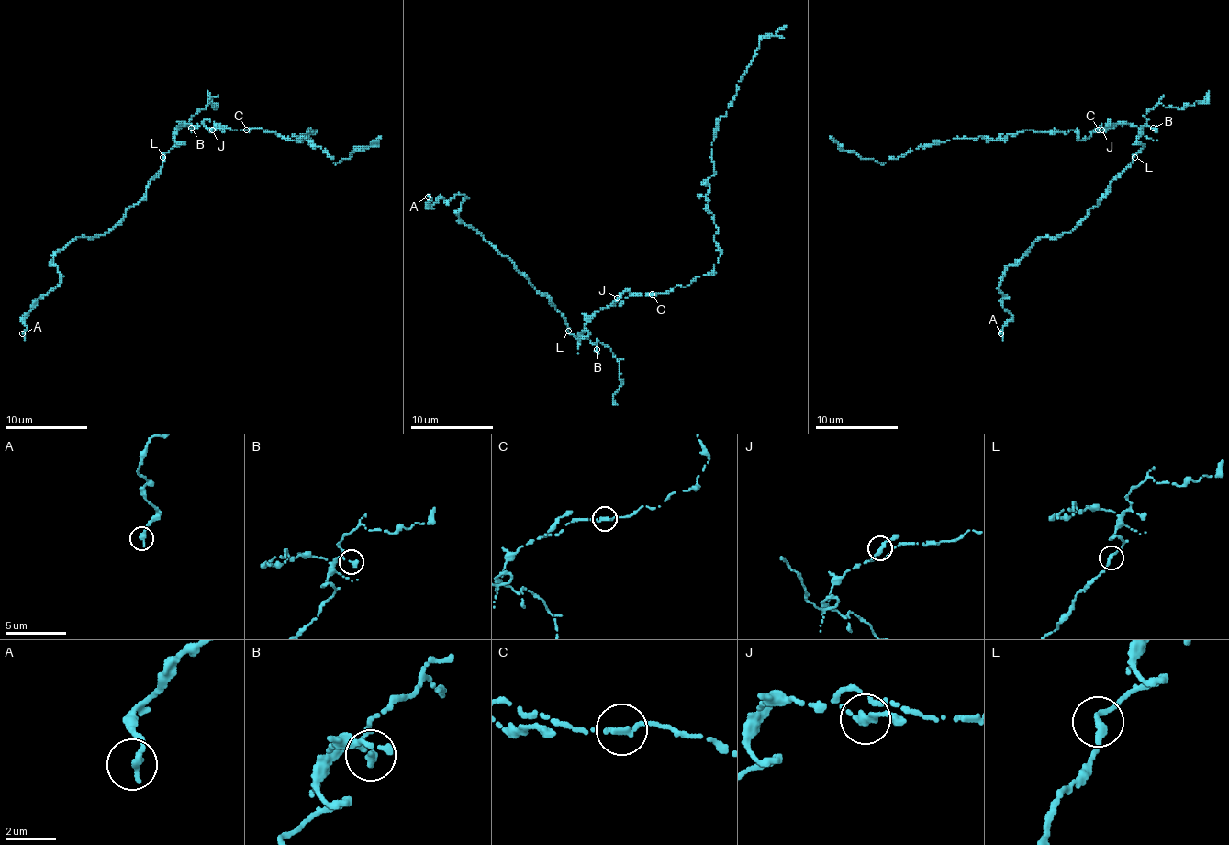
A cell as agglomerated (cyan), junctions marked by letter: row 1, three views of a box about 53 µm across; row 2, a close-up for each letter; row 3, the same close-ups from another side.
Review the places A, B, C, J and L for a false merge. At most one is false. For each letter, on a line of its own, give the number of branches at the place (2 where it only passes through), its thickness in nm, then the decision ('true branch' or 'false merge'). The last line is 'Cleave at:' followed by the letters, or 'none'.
A: branches 1; calibre 360 nm; true branch
B: branches 2; calibre 240 nm; true branch
C: branches 2; calibre 260 nm; true branch
J: branches 2; calibre 280 nm; true branch
L: branches 2; calibre 240 nm; true branch
Cleave at: none

